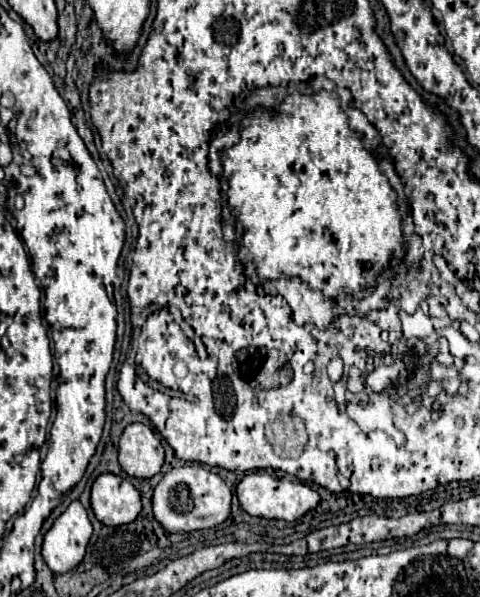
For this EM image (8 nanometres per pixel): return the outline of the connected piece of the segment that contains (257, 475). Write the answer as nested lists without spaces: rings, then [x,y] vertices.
[[[264,470],[246,474],[240,480],[240,484],[236,486],[236,496],[240,500],[242,510],[246,510],[250,516],[258,516],[258,518],[280,518],[280,520],[286,520],[286,522],[292,522],[292,520],[300,518],[308,510],[316,508],[316,504],[320,502],[318,492],[314,492],[310,486],[306,486],[302,482],[292,482],[292,480],[286,480],[286,478],[270,476]]]

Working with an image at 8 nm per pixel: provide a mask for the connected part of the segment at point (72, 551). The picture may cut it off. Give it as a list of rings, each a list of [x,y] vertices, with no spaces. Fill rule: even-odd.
[[[74,500],[52,524],[44,536],[42,556],[54,574],[64,574],[82,562],[88,540],[92,536],[92,522],[84,506]]]

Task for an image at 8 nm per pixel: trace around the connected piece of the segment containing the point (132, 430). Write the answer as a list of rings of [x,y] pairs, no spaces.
[[[128,424],[120,436],[120,466],[128,476],[152,478],[164,464],[164,448],[150,426]]]

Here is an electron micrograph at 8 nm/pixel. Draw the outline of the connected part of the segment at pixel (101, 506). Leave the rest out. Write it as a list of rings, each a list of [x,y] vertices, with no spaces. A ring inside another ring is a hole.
[[[100,474],[92,484],[92,510],[106,526],[130,524],[142,512],[140,492],[116,474]]]

